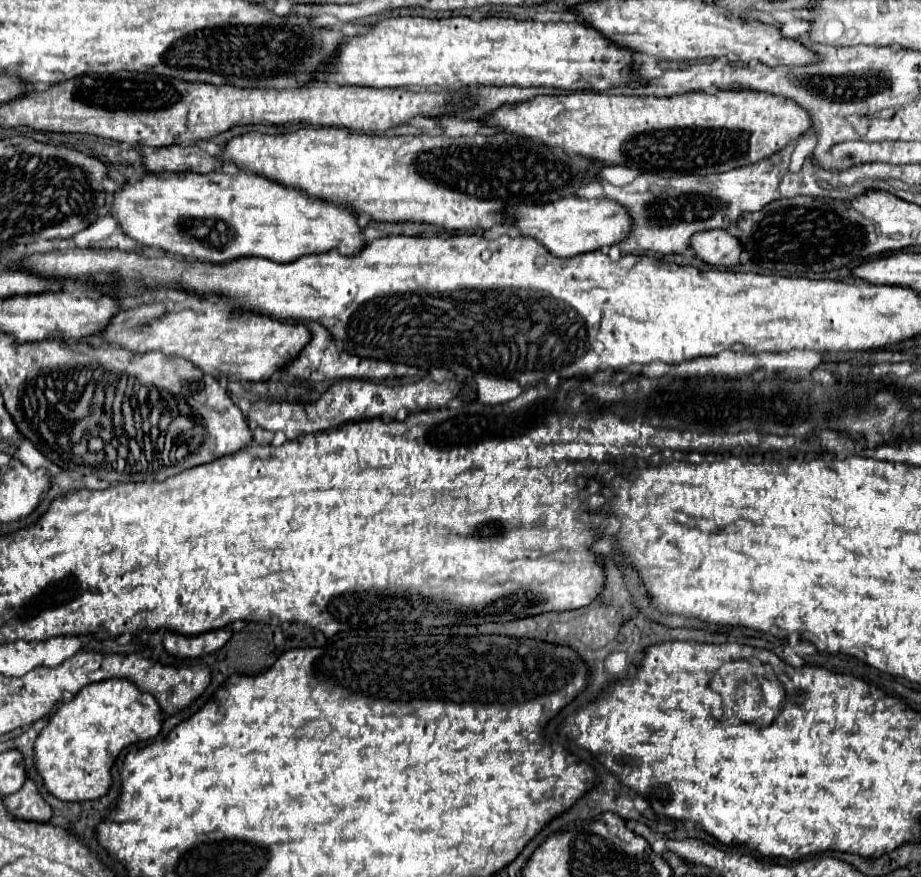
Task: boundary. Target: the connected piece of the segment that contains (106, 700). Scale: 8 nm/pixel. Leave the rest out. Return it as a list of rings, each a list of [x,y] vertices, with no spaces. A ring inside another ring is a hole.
[[[122,678],[102,680],[102,682],[82,688],[70,702],[64,702],[56,708],[46,728],[38,734],[34,742],[34,766],[44,782],[44,788],[50,794],[54,794],[58,800],[64,800],[64,802],[96,800],[108,792],[110,766],[120,754],[120,750],[132,742],[154,738],[160,732],[160,728],[162,728],[160,706],[150,694],[140,692],[132,682],[122,680]]]

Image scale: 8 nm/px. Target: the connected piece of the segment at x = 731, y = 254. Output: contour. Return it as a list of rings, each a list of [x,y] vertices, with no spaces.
[[[704,230],[700,234],[694,234],[690,248],[706,264],[726,268],[736,266],[742,252],[738,238],[726,230]]]

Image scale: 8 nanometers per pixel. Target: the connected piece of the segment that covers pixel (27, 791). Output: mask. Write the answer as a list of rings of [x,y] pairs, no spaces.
[[[26,780],[24,786],[10,794],[4,796],[4,806],[12,816],[20,820],[32,820],[32,822],[46,822],[52,816],[50,806],[42,800],[42,796],[36,790],[36,784],[32,780]]]

